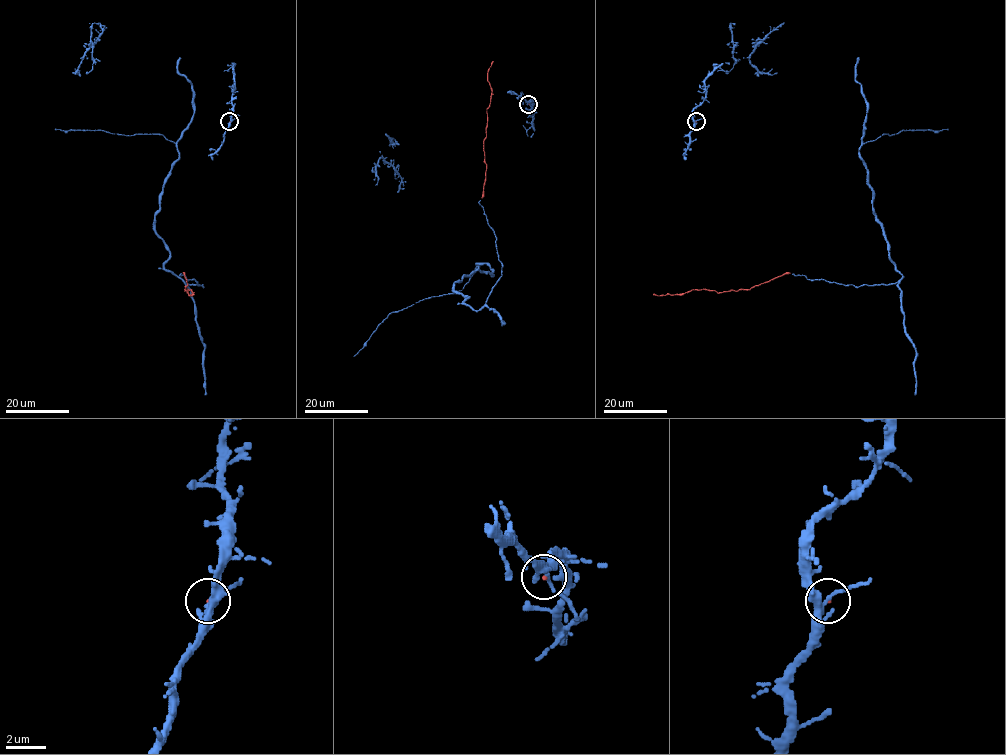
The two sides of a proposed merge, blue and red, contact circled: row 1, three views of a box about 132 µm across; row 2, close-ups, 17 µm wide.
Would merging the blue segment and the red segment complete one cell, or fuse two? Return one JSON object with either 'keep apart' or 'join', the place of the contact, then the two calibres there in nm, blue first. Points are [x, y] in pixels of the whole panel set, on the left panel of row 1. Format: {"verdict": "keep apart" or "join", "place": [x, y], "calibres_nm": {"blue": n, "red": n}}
{"verdict": "join", "place": [229, 121], "calibres_nm": {"blue": 300, "red": 100}}

